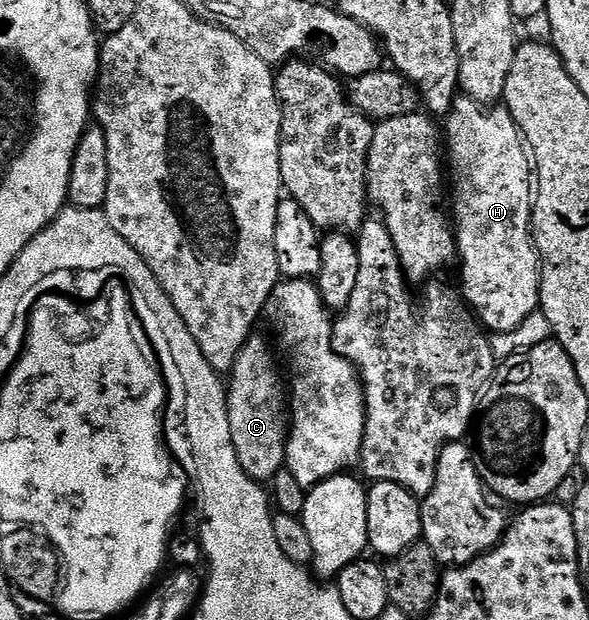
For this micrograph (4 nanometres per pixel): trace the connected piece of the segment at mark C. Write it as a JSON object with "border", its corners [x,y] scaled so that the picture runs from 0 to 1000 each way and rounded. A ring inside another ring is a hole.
{"border":[[[426,544],[411,556],[409,568],[402,571],[402,581],[397,582],[394,600],[385,611],[392,711],[399,718],[399,731],[406,737],[406,750],[413,750],[413,763],[419,763],[423,771],[431,776],[441,776],[441,773],[462,776],[467,763],[479,760],[484,752],[487,631],[480,623],[480,611],[474,603],[474,592],[467,584],[467,573],[460,565],[458,555],[455,552],[450,555],[447,548],[436,545]]]}

